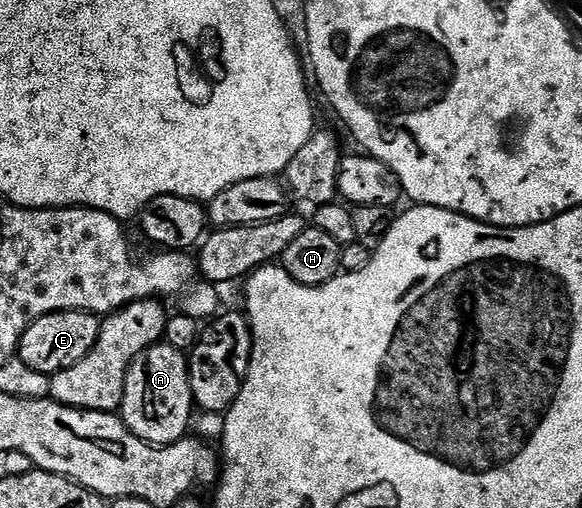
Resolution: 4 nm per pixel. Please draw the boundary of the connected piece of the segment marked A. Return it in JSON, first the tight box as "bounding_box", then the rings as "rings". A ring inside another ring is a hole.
{"bounding_box":[119,344,192,446],"rings":[[[157,344],[144,351],[132,367],[128,369],[126,384],[124,385],[124,403],[120,406],[119,413],[124,423],[128,426],[138,440],[149,442],[152,446],[169,446],[179,438],[189,433],[188,425],[192,422],[192,389],[190,388],[190,376],[188,375],[188,360],[185,351],[167,344]]]}

